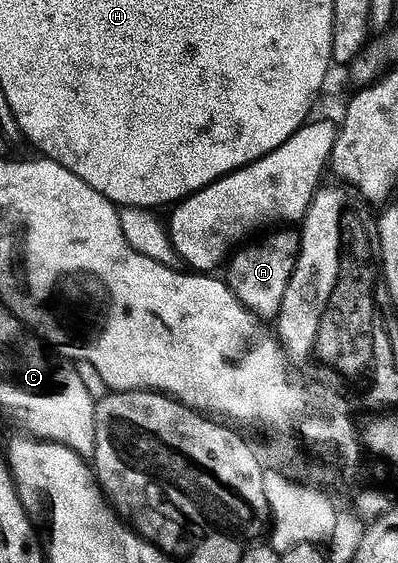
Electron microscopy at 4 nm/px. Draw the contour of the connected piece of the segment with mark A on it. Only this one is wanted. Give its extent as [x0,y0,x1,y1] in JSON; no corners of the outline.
[226,229,300,320]

